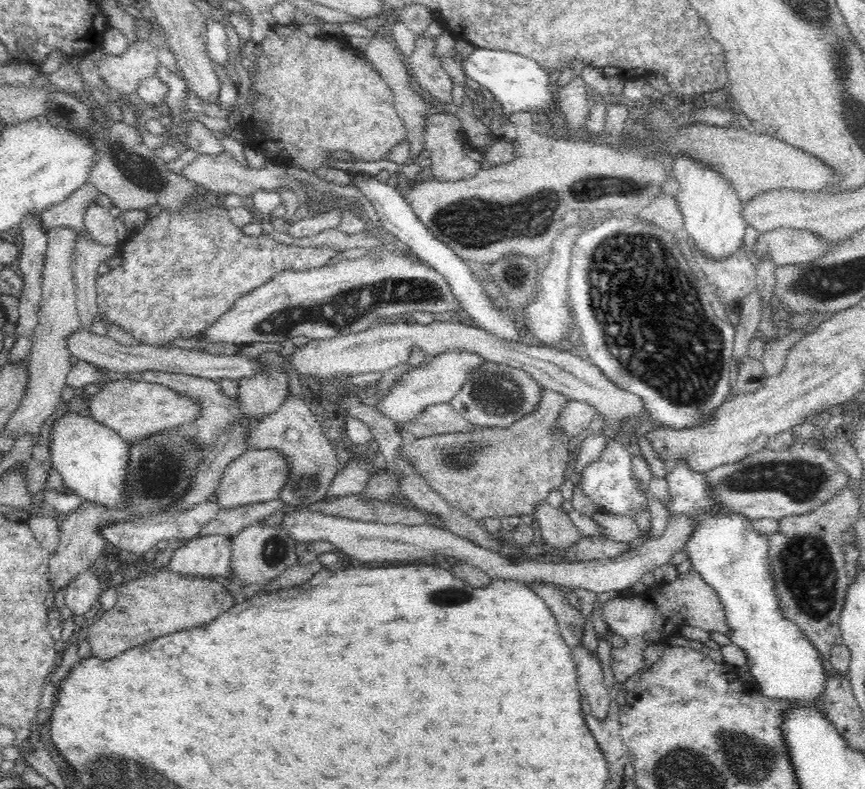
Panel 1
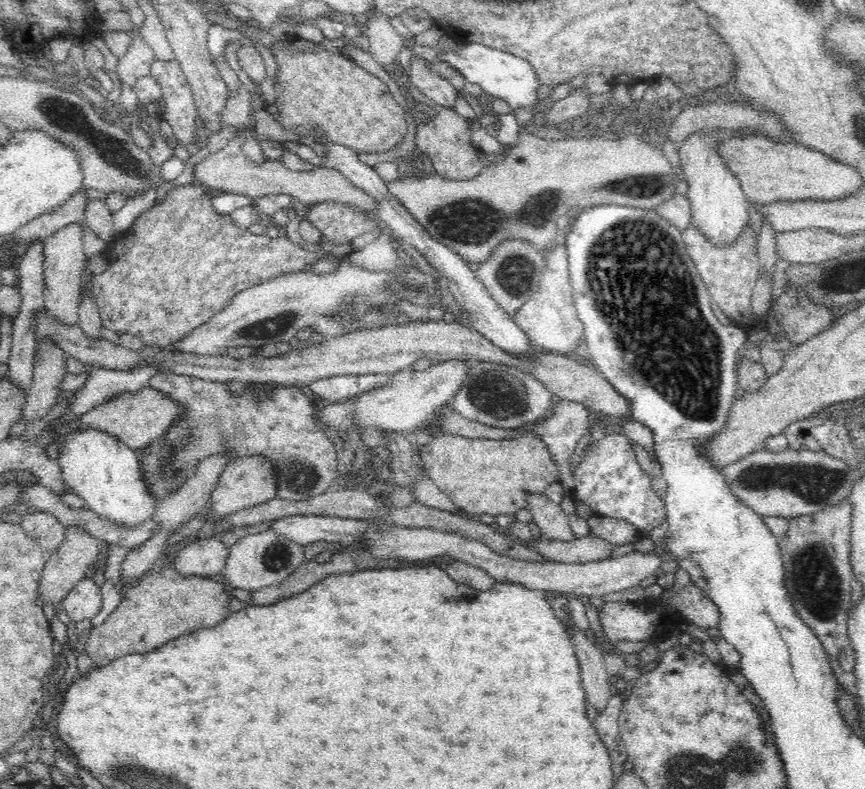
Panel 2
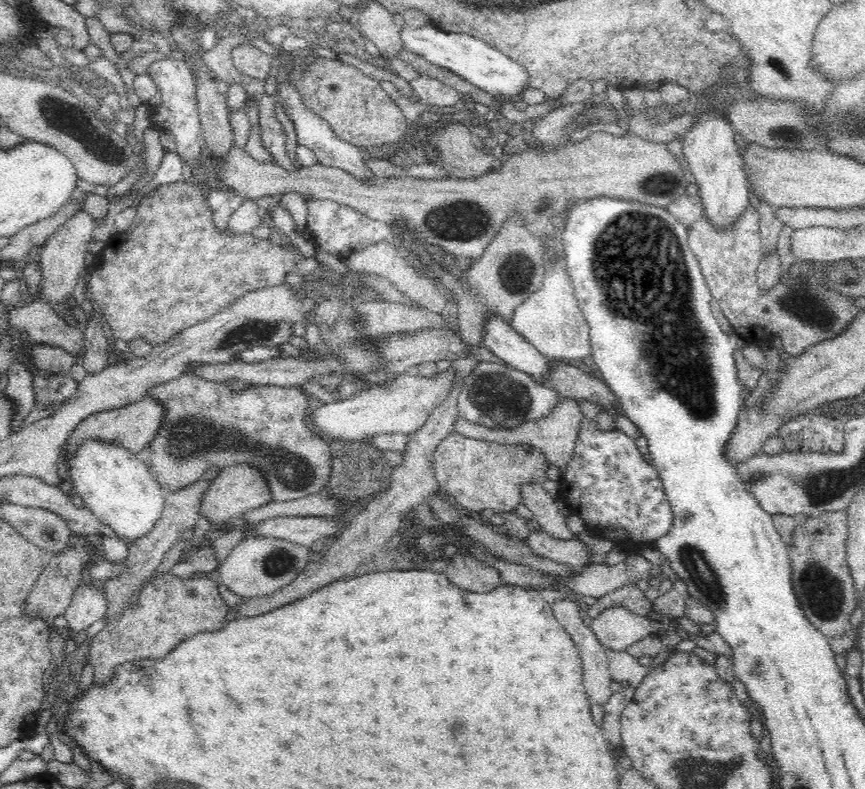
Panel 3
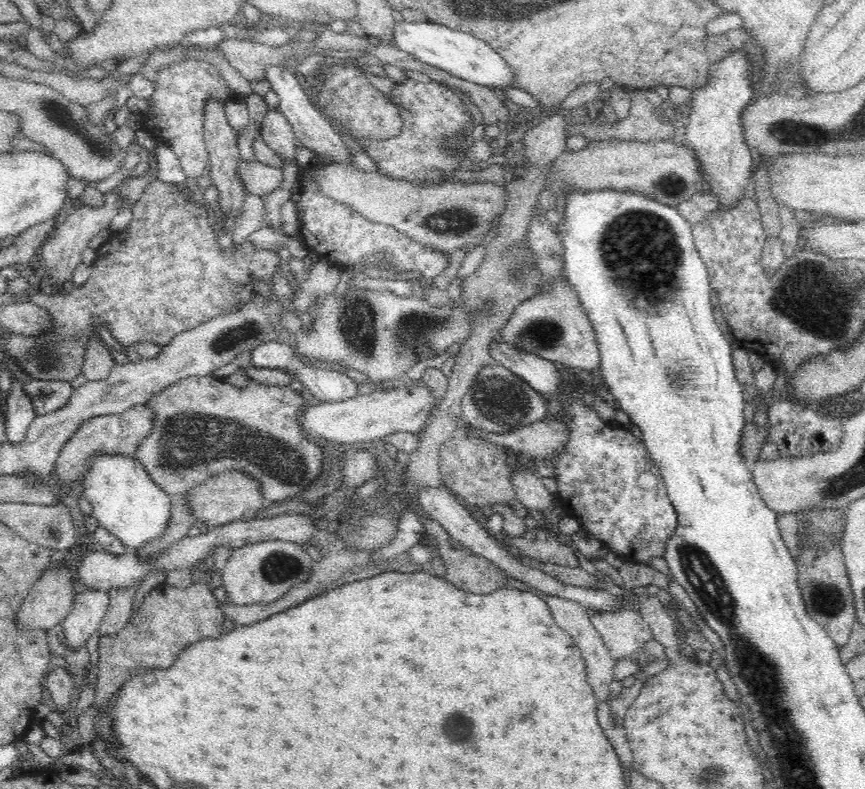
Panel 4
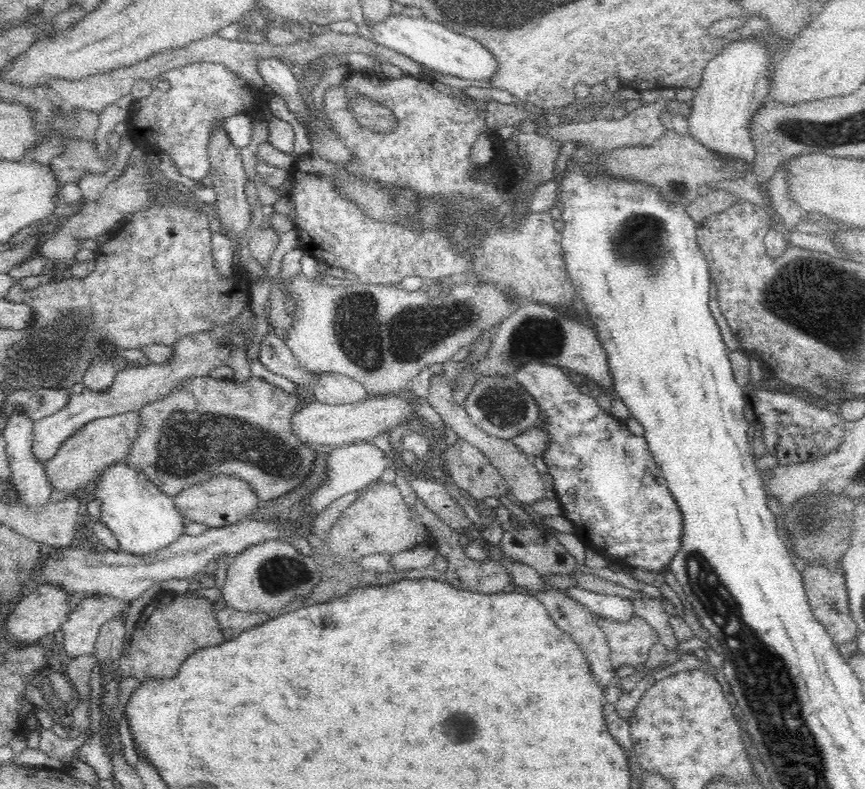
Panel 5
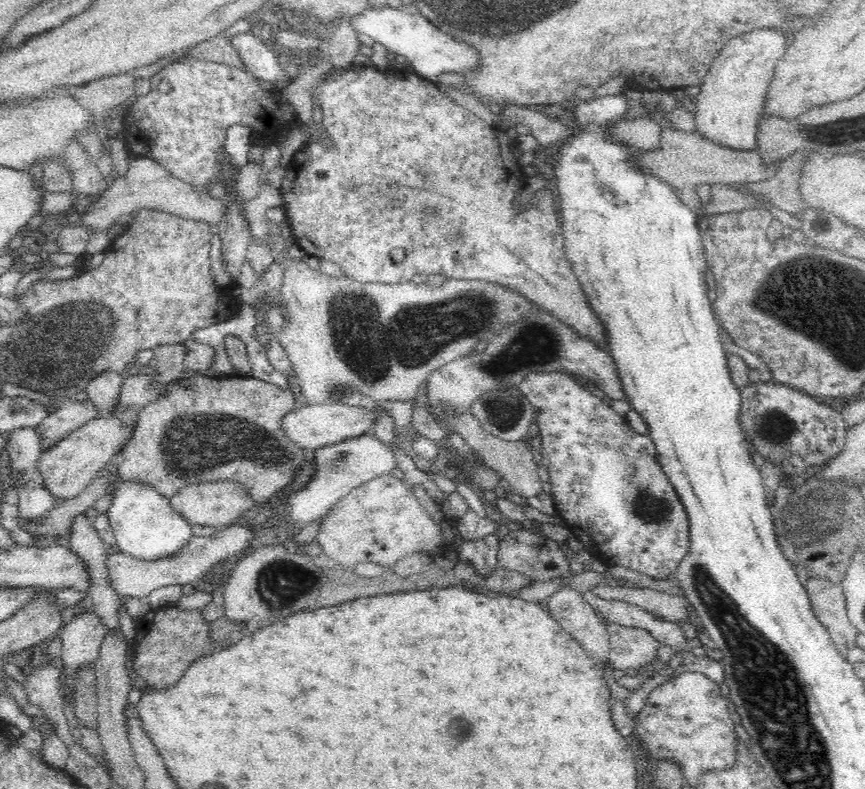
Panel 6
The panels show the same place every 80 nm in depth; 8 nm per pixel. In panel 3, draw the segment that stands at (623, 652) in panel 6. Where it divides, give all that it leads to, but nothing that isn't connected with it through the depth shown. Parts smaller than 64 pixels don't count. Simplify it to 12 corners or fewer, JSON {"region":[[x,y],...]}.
{"region":[[622,606],[591,620],[601,644],[624,652],[653,633],[646,616]]}

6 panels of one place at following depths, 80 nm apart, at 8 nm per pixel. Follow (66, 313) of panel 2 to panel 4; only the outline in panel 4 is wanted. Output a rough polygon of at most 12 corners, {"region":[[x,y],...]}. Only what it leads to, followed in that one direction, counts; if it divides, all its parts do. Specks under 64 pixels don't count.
{"region":[[114,189],[104,206],[78,204],[40,252],[51,290],[63,289],[82,252],[114,216],[123,198]]}

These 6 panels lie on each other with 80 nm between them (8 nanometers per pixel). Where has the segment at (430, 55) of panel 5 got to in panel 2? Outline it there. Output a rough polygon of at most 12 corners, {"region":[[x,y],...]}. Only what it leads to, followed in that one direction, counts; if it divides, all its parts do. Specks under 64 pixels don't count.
{"region":[[455,42],[442,61],[484,99],[515,110],[539,102],[528,61],[477,42]]}

